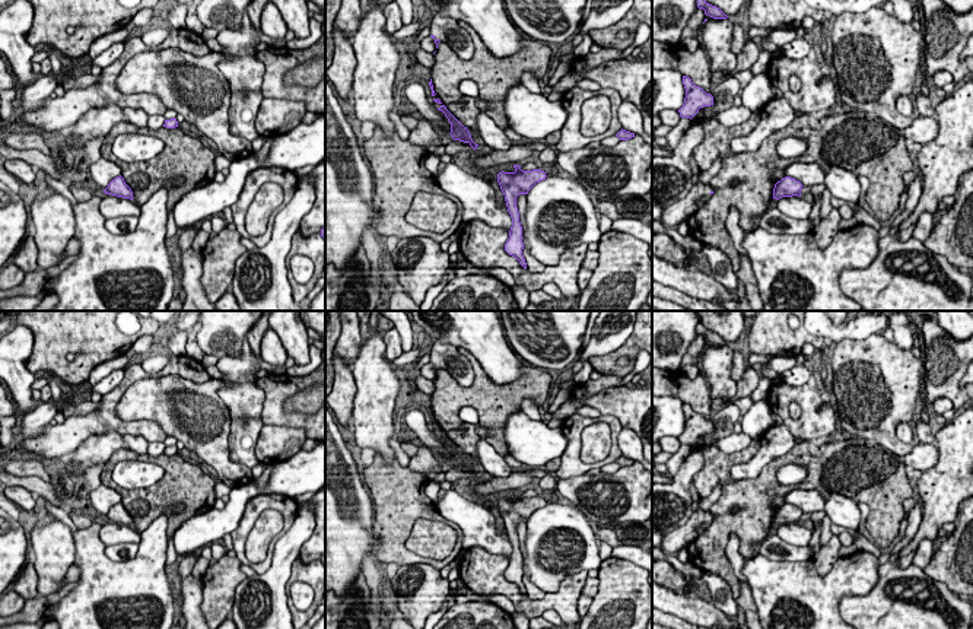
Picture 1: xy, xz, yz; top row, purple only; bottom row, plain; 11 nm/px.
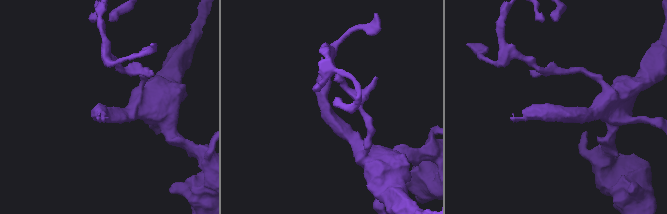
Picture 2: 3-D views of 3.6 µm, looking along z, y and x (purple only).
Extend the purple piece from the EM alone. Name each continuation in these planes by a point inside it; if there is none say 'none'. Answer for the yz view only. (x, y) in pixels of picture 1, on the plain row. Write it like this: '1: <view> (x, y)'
1: yz (699, 521)

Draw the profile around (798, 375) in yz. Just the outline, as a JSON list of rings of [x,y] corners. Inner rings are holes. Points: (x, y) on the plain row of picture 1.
[[[796,365],[783,372],[782,379],[791,387],[799,387],[808,384],[811,375],[813,372],[810,372],[804,365]]]

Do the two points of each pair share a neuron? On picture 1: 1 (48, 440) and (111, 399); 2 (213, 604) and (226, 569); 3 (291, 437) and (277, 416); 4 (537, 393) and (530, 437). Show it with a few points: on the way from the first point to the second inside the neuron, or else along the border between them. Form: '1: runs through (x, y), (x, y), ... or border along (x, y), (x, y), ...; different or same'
1: runs through (64, 438), (75, 429), (89, 425), (99, 415); same
2: runs through (218, 596), (222, 578); same
3: border along (264, 423), (299, 426), (308, 438); different
4: border along (520, 410), (514, 412), (505, 425), (506, 444); different

